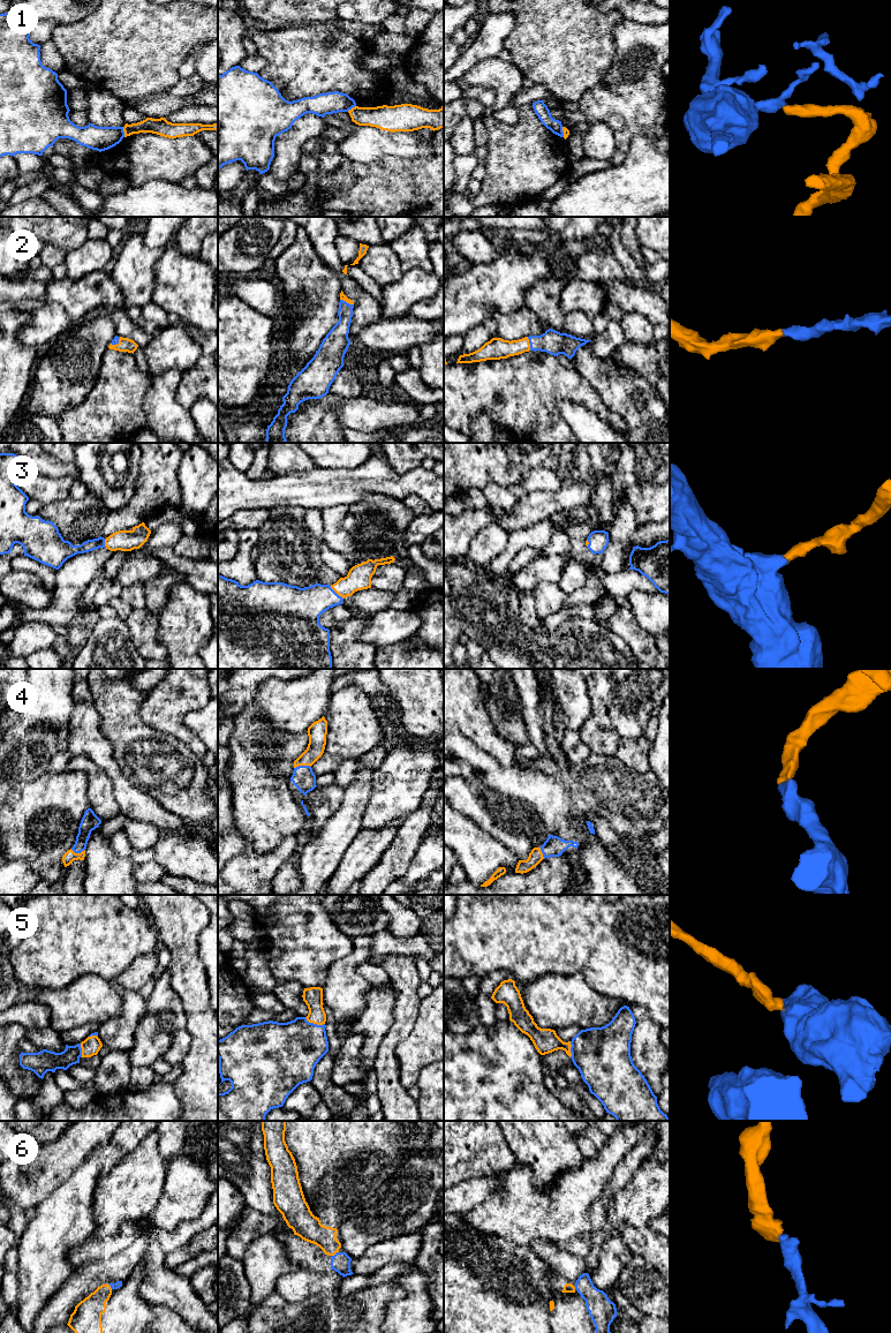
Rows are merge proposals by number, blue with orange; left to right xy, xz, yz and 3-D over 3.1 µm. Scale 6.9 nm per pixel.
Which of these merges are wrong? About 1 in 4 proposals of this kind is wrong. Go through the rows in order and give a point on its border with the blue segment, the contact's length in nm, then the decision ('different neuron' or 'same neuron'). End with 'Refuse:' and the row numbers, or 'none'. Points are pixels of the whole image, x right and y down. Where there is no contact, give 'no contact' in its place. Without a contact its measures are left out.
1: xy (123, 132) | 70 nm | different neuron
2: xz (346, 302) | 100 nm | same neuron
3: xz (335, 593) | 130 nm | same neuron
4: xz (302, 766) | 120 nm | same neuron
5: xz (315, 1024) | 150 nm | same neuron
6: xz (335, 1254) | 60 nm | same neuron
Refuse: 1

